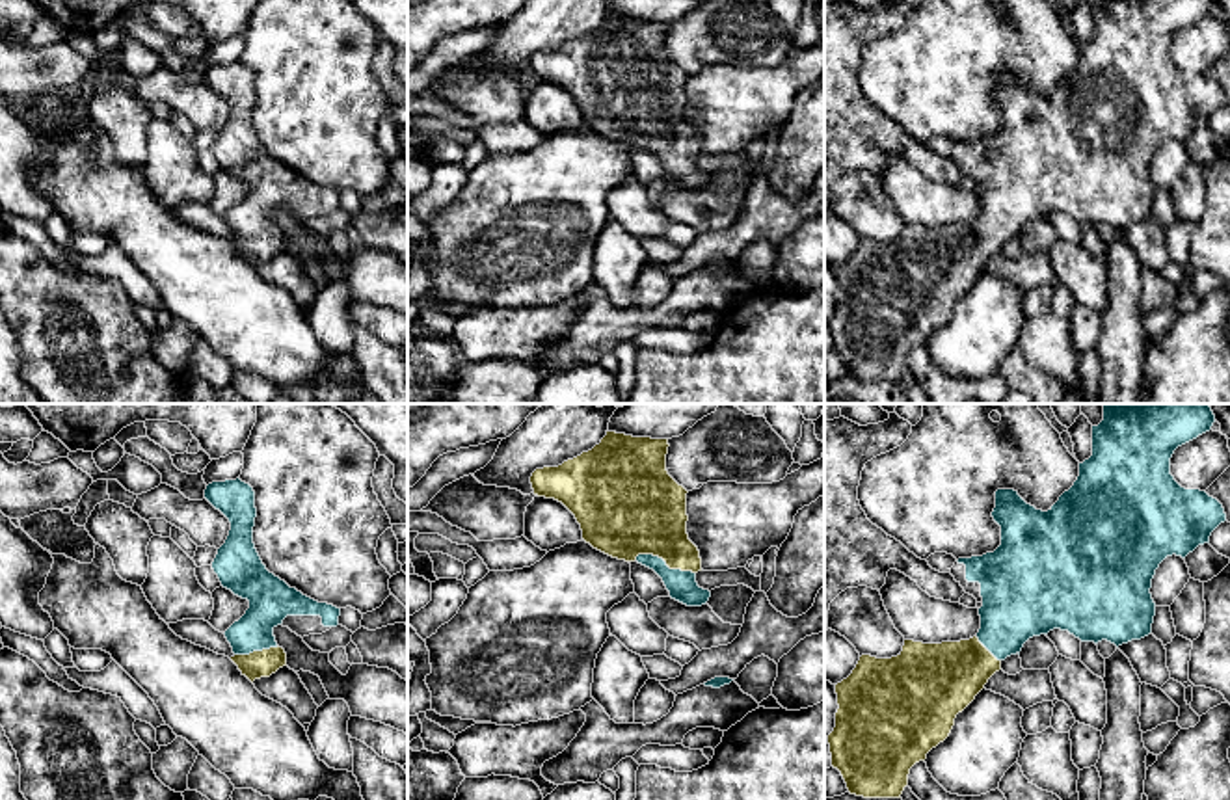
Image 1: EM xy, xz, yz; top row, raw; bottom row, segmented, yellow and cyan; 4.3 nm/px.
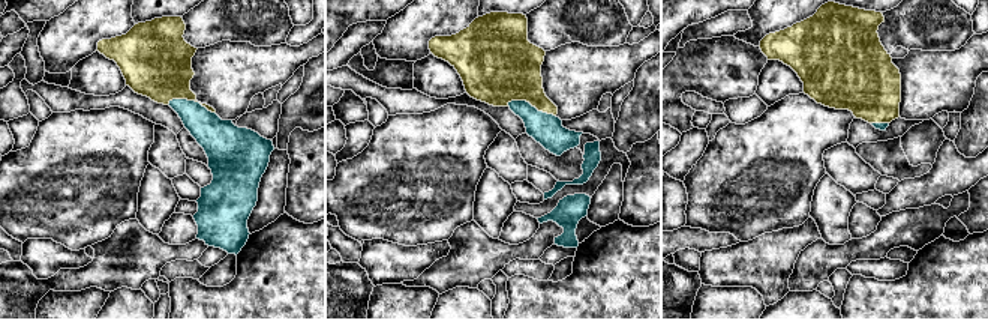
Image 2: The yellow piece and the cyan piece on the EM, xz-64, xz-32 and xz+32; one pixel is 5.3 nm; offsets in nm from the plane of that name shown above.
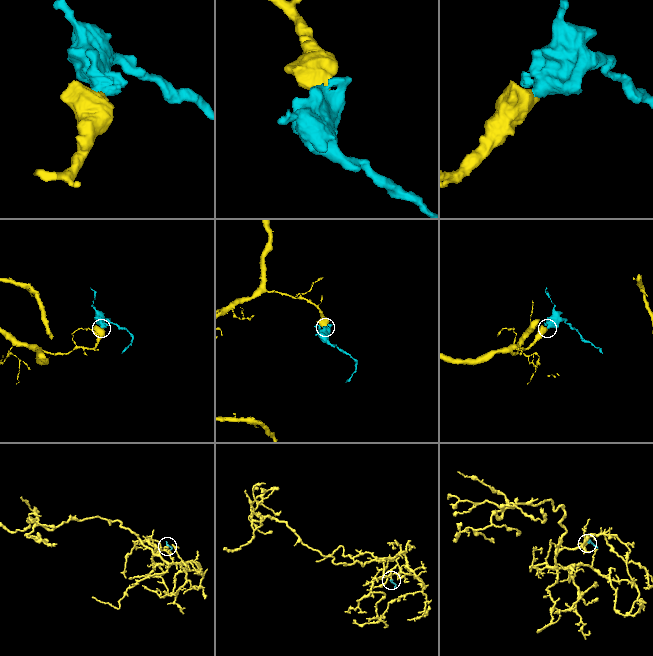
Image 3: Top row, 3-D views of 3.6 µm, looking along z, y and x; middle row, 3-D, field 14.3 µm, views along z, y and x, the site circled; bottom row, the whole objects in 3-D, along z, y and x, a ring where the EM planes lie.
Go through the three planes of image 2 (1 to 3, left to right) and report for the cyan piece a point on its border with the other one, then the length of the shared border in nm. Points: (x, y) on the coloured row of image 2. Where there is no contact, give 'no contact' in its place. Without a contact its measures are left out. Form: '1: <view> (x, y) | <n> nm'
1: xz-64 (191, 99) | 260 nm
2: xz-32 (531, 104) | 280 nm
3: xz+32 (880, 122) | 100 nm

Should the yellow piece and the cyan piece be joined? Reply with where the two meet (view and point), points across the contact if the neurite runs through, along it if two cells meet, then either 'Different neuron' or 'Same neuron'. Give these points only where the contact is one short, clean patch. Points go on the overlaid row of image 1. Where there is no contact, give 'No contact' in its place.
Touches yellow at xz (665, 560). Path across: xz (641, 508), (665, 547), (665, 560), (681, 585). Same neuron

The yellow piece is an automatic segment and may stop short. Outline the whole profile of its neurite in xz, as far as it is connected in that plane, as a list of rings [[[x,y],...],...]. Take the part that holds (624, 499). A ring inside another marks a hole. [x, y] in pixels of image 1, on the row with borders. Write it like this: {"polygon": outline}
{"polygon": [[[607,432],[599,445],[558,467],[536,469],[530,476],[534,495],[562,502],[577,519],[582,540],[594,549],[653,569],[670,597],[702,607],[711,592],[696,582],[702,571],[698,547],[687,534],[687,489],[666,471],[668,439],[633,437]]]}

